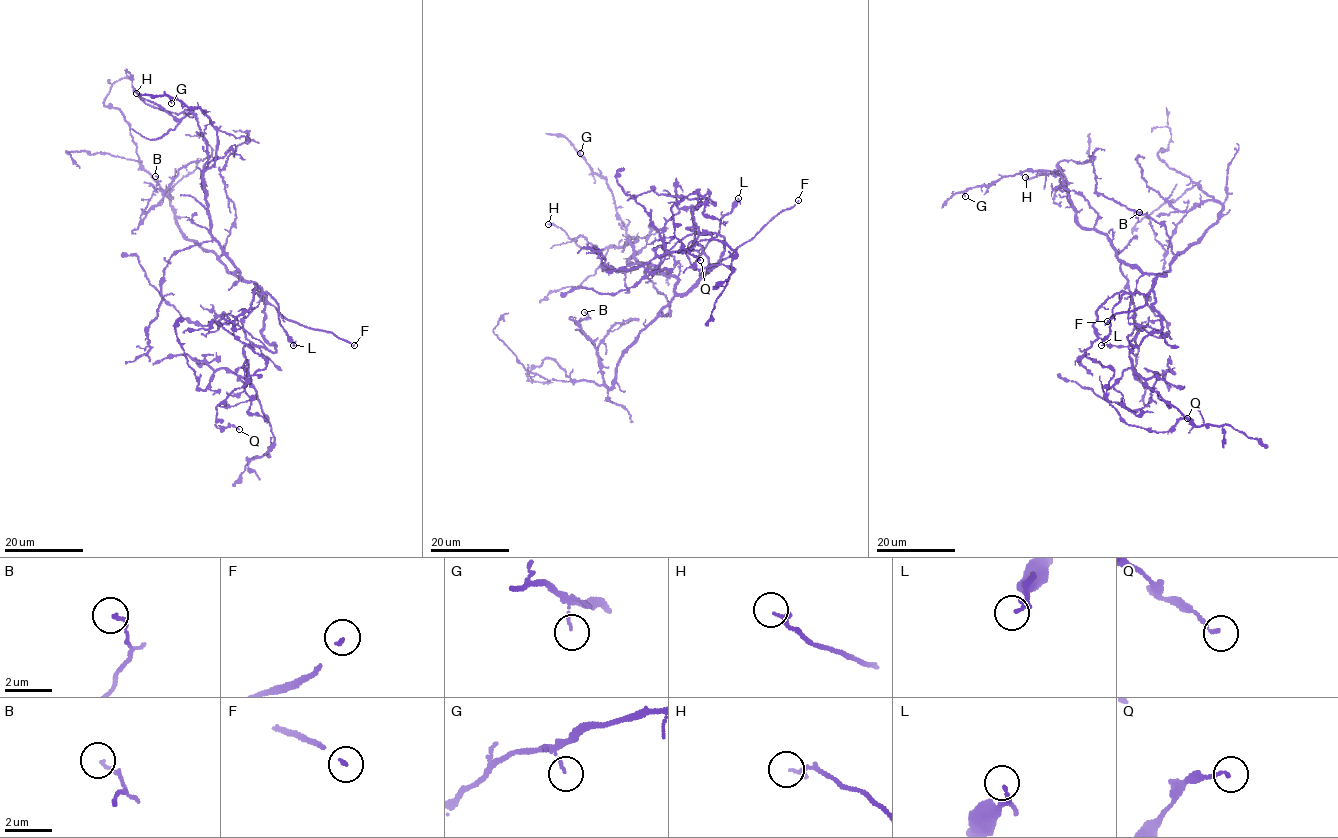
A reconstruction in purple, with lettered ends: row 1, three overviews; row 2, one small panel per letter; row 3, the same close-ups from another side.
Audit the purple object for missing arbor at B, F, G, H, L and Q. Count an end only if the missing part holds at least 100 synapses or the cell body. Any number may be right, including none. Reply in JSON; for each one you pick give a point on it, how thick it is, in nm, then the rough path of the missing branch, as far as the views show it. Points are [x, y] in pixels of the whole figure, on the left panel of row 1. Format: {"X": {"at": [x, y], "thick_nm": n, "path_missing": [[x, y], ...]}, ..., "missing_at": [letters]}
{"F": {"at": [354, 345], "thick_nm": 120, "path_missing": [[354, 345], [366, 345], [375, 336], [402, 290], [416, 303]]}, "missing_at": ["F"]}

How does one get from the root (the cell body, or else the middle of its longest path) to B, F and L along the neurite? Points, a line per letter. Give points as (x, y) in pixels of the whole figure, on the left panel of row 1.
B: (253, 282), (227, 271), (216, 254), (186, 238), (178, 226), (168, 192), (141, 219), (158, 183), (155, 176)
F: (253, 282), (264, 299), (285, 317), (312, 329), (333, 333), (354, 345)
L: (253, 282), (265, 301), (264, 292), (276, 302), (279, 323), (293, 345)

